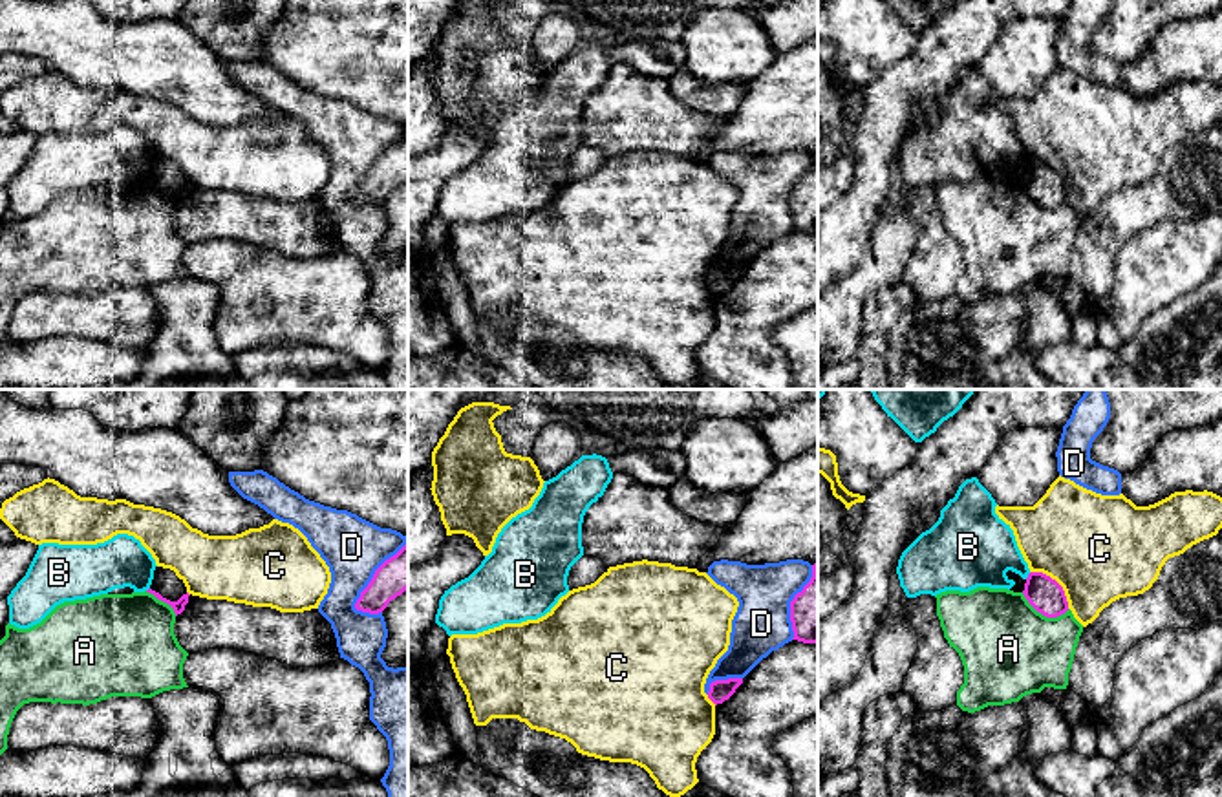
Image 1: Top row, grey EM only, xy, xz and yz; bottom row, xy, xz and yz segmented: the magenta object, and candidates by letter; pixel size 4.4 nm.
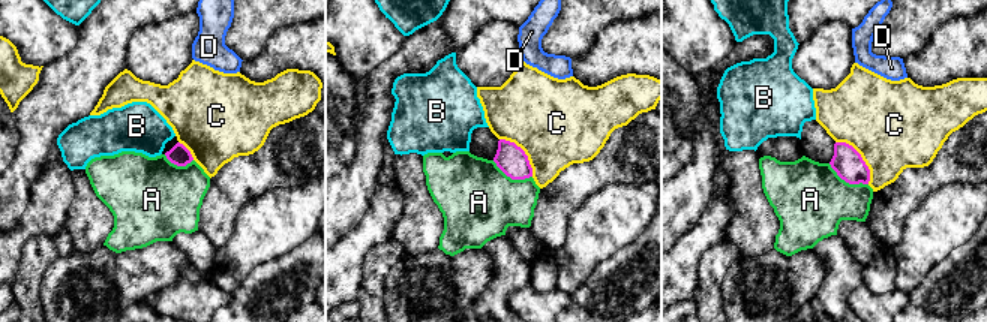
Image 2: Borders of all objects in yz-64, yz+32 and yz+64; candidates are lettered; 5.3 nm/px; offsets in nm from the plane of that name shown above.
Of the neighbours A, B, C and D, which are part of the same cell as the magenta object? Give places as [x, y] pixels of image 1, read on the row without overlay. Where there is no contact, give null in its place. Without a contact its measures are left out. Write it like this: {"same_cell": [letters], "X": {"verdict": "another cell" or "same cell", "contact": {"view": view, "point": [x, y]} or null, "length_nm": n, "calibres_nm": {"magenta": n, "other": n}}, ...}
{"same_cell": [], "A": {"verdict": "another cell", "contact": {"view": "yz", "point": [1045, 205]}, "length_nm": 220, "calibres_nm": {"magenta": 160, "other": 420}}, "B": {"verdict": "another cell", "contact": {"view": "yz", "point": [1029, 167]}, "length_nm": 40, "calibres_nm": {"magenta": 160, "other": 320}}, "C": {"verdict": "another cell", "contact": {"view": "yz", "point": [1056, 172]}, "length_nm": 240, "calibres_nm": {"magenta": 160, "other": 460}}, "D": {"verdict": "another cell", "contact": {"view": "xy", "point": [374, 165]}, "length_nm": 380, "calibres_nm": {"magenta": 170, "other": 280}}}

